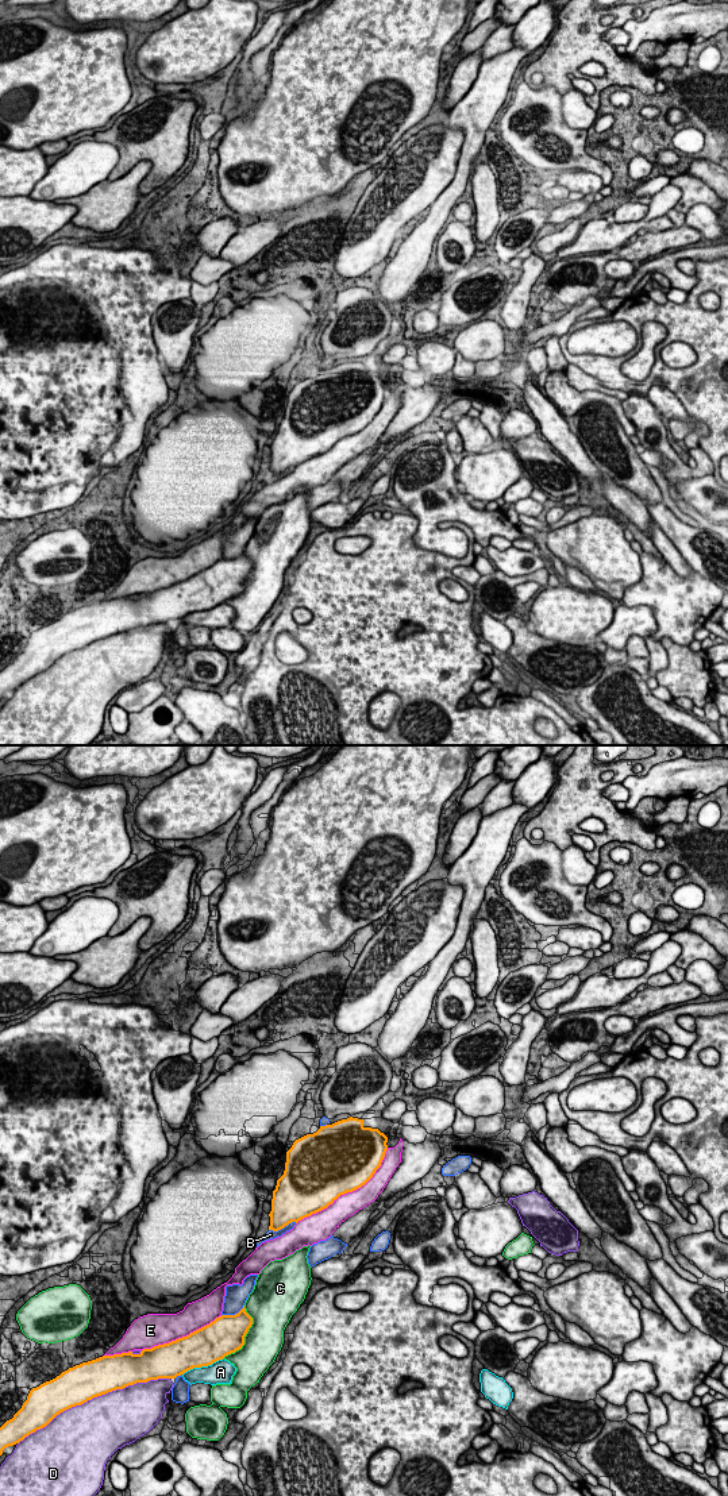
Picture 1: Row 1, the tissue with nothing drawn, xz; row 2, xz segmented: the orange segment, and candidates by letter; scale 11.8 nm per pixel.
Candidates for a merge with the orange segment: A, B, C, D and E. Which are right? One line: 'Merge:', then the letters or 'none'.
Merge: E

